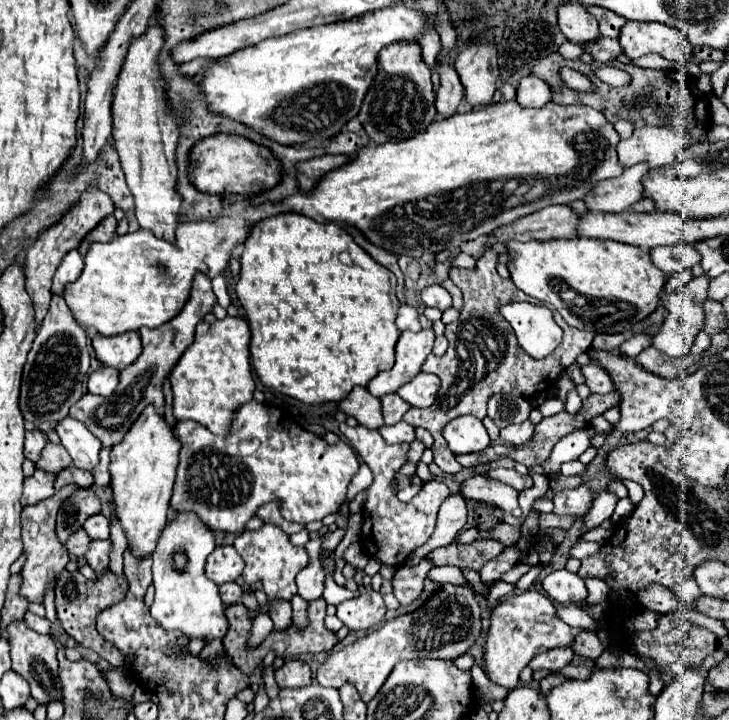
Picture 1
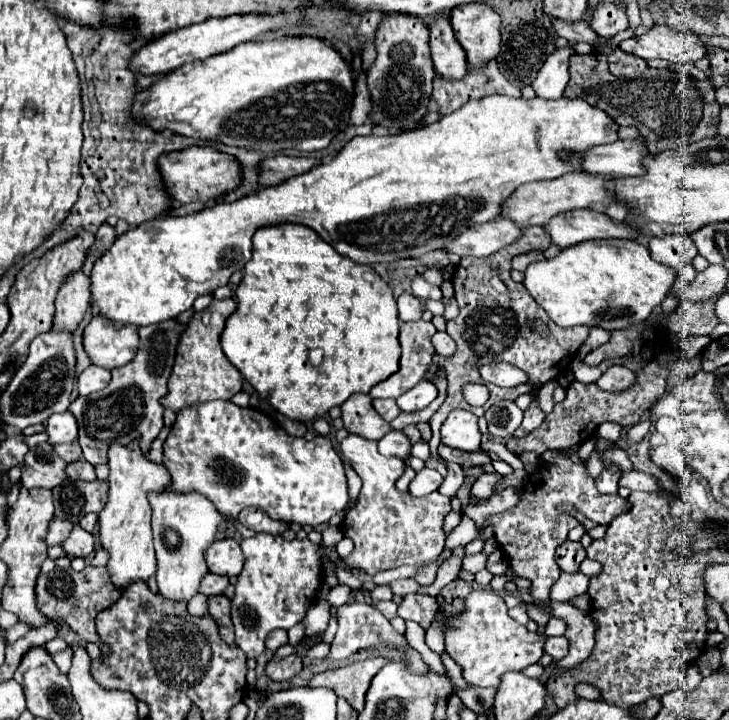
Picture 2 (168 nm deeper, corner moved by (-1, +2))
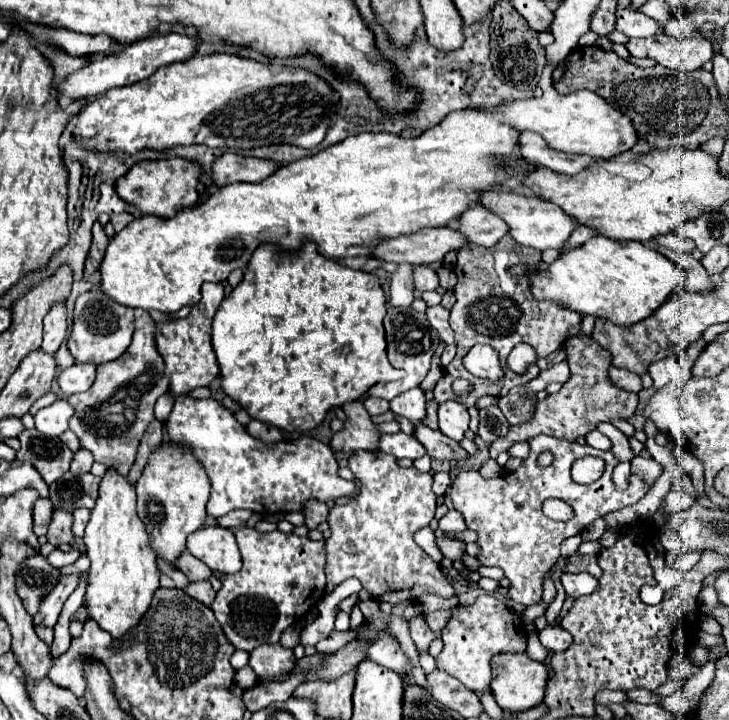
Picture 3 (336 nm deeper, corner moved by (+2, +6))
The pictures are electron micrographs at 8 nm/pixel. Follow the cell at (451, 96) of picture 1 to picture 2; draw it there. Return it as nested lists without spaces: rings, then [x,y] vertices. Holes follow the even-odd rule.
[[[447,15],[437,17],[429,31],[431,31],[429,47],[431,47],[431,59],[433,59],[435,73],[449,81],[457,81],[459,77],[465,77],[465,71],[467,71],[465,51],[461,49],[461,45],[457,43],[453,35],[449,17]]]

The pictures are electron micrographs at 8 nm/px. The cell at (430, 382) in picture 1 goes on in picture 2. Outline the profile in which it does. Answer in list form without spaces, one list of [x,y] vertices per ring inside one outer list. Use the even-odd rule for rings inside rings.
[[[421,381],[421,385],[415,385],[413,389],[409,389],[409,393],[397,397],[397,405],[401,407],[401,411],[419,411],[425,409],[435,397],[437,387],[431,381]]]

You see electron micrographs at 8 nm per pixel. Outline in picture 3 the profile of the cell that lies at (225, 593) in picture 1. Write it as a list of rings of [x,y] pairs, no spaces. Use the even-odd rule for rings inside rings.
[[[184,551],[182,557],[178,557],[178,571],[182,571],[190,581],[204,581],[212,575],[212,571],[202,561],[192,557],[188,551]]]

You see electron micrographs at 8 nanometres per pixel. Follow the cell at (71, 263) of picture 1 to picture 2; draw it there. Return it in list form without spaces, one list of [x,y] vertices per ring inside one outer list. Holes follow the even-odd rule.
[[[79,269],[79,273],[71,273],[57,291],[55,297],[55,321],[57,329],[77,329],[87,307],[89,307],[89,277]]]

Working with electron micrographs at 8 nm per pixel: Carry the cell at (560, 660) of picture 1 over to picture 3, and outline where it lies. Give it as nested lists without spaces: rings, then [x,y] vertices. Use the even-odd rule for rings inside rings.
[[[548,625],[546,629],[540,631],[540,641],[548,651],[556,653],[556,651],[564,651],[572,645],[572,635],[562,627],[550,627]]]

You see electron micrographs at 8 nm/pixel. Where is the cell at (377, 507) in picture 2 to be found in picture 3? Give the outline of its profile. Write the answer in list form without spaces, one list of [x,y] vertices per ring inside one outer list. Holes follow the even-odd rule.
[[[358,451],[350,457],[348,463],[354,477],[362,483],[358,495],[344,505],[332,505],[328,509],[328,525],[330,525],[330,539],[326,541],[326,593],[332,593],[342,581],[356,577],[362,583],[362,589],[368,591],[370,599],[376,603],[390,603],[400,605],[404,601],[418,601],[424,593],[434,593],[444,599],[454,597],[452,585],[446,583],[440,565],[426,555],[414,543],[414,531],[428,525],[434,519],[436,511],[436,495],[432,493],[433,476],[420,473],[418,469],[400,469],[394,457],[382,451]]]

